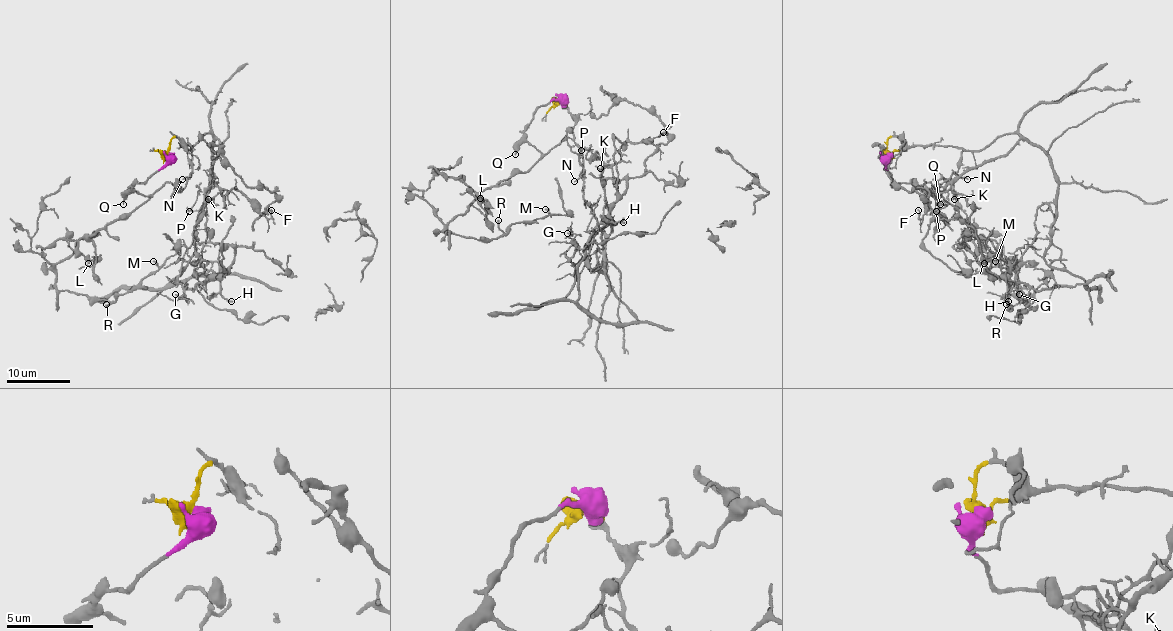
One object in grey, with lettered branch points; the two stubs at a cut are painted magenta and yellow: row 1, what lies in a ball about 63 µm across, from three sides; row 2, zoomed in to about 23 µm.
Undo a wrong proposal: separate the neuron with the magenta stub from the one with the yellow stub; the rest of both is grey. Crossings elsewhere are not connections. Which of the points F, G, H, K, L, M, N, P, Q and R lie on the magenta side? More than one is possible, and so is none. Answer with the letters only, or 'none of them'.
L, M, Q, R

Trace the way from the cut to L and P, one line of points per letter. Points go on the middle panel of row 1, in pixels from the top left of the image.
L: (560, 102), (536, 110), (527, 127), (525, 138), (541, 156), (525, 172), (476, 192), (469, 189), (481, 197)
P: (560, 102), (574, 122), (582, 196), (608, 234), (611, 219), (602, 162), (589, 148), (581, 149)

